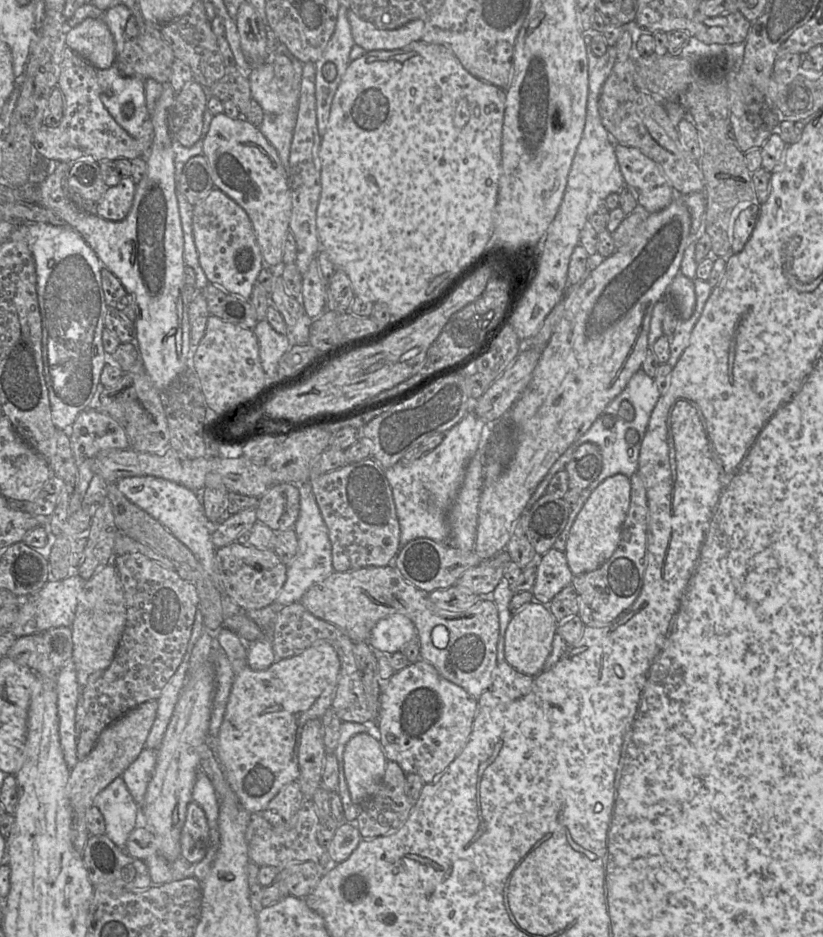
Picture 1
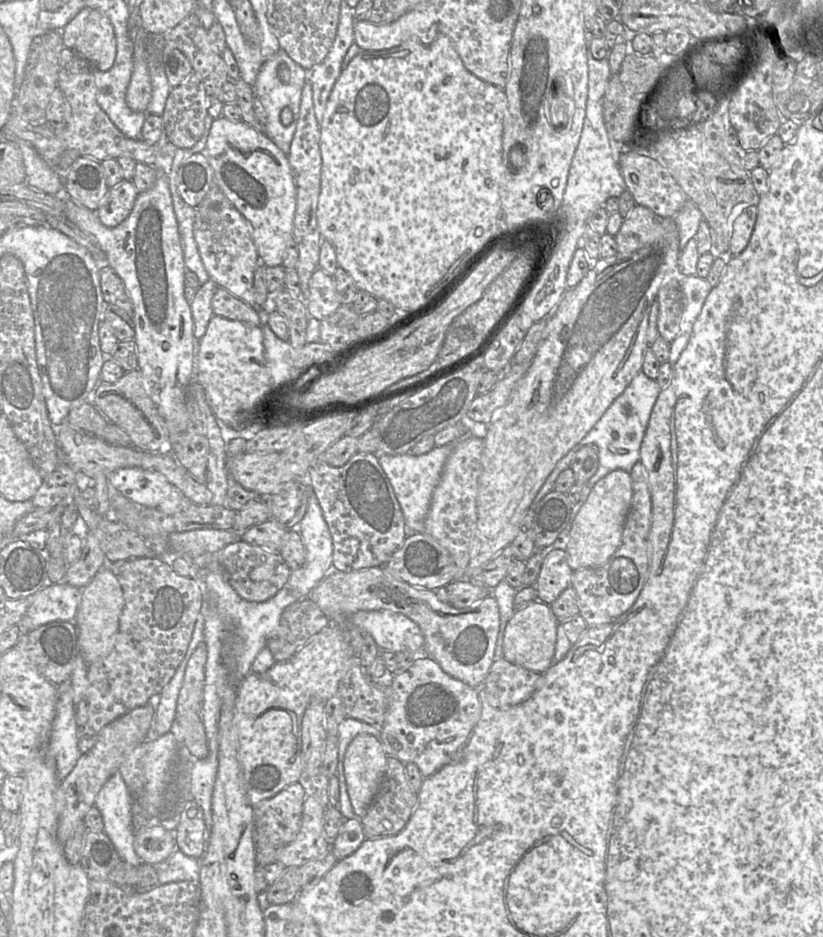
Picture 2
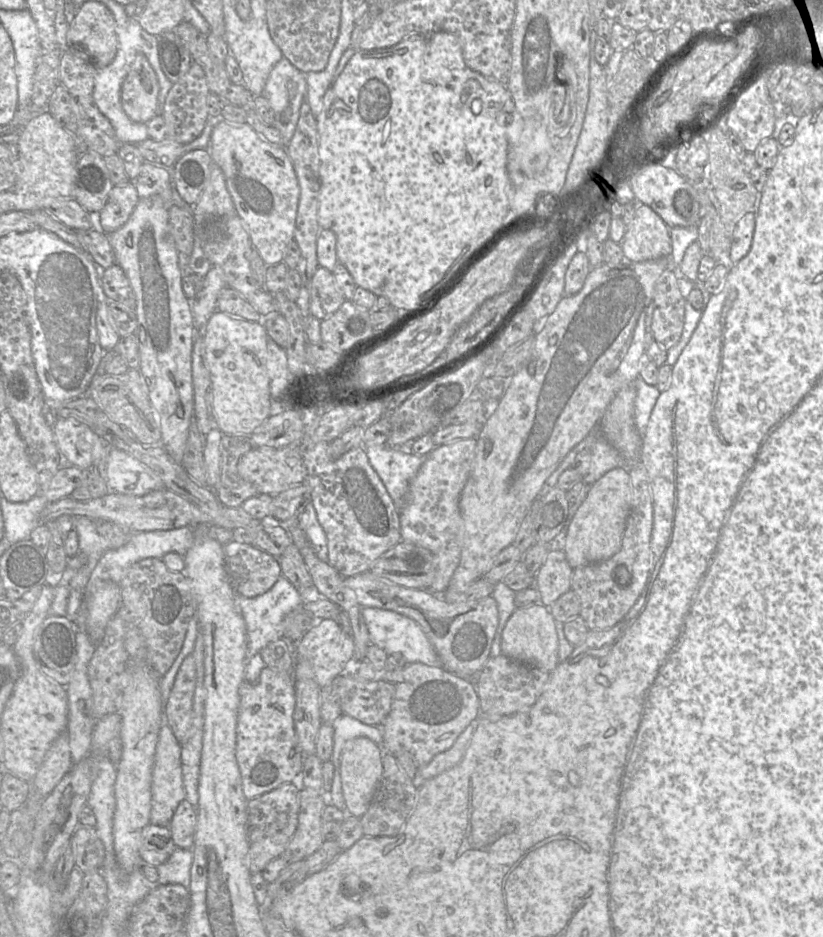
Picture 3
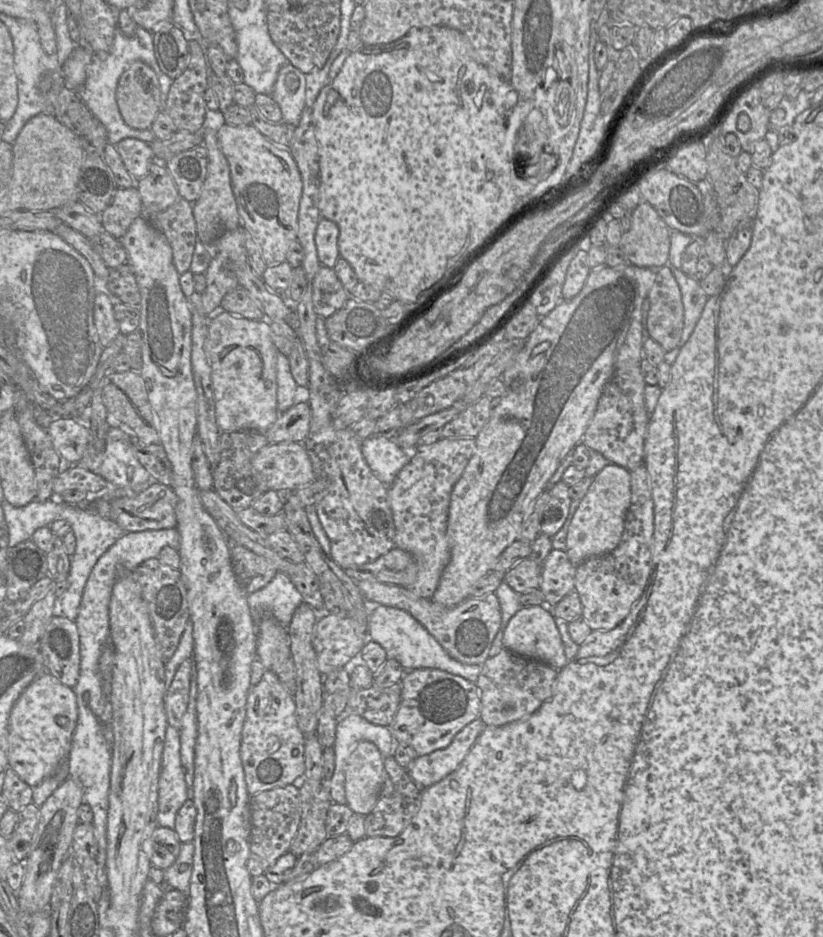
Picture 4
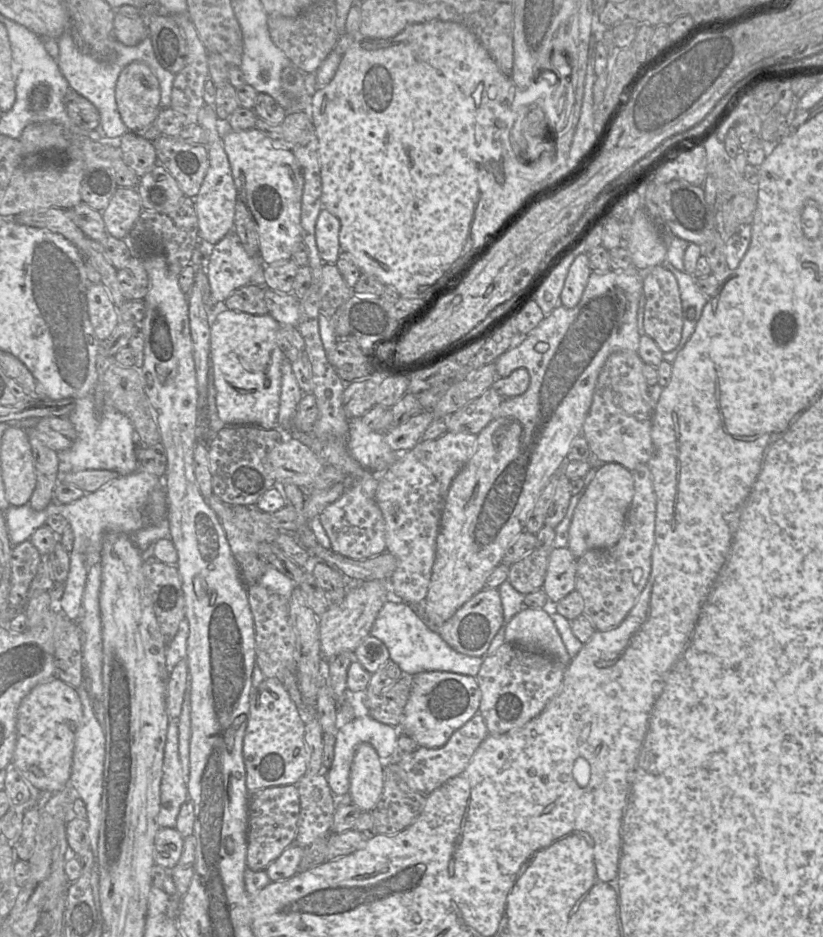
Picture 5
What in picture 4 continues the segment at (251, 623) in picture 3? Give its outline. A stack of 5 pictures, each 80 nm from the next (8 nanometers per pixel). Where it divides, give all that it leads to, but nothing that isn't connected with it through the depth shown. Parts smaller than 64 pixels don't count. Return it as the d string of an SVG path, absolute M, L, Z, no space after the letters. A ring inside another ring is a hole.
M279 571L265 587L248 594L247 601L256 627L260 618L267 613L282 626L288 627L295 610L304 602L289 576Z

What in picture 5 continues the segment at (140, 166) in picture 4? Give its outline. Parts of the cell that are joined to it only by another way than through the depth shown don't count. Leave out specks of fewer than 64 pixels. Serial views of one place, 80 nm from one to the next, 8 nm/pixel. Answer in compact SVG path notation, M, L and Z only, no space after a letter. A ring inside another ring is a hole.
M128 131L119 138L122 159L135 174L141 178L157 163L156 149L153 143L138 133Z

